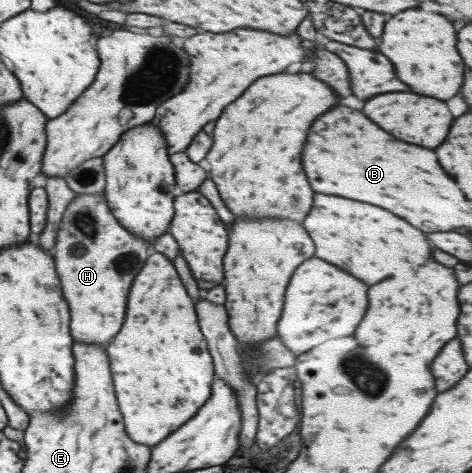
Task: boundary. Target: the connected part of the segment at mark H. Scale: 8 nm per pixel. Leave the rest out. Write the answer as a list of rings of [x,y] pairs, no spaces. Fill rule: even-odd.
[[[80,193],[63,211],[55,238],[55,269],[69,305],[69,331],[81,343],[105,343],[121,327],[125,297],[135,273],[152,252],[150,245],[127,231],[111,215],[104,195]]]

